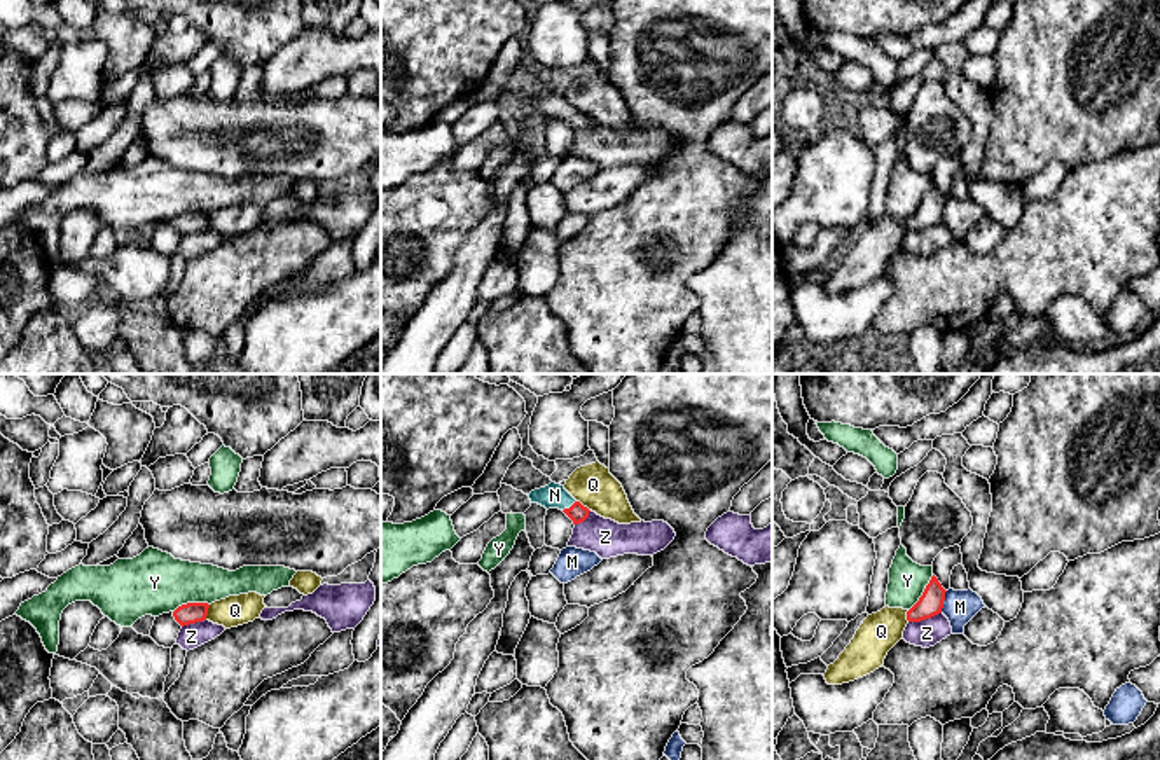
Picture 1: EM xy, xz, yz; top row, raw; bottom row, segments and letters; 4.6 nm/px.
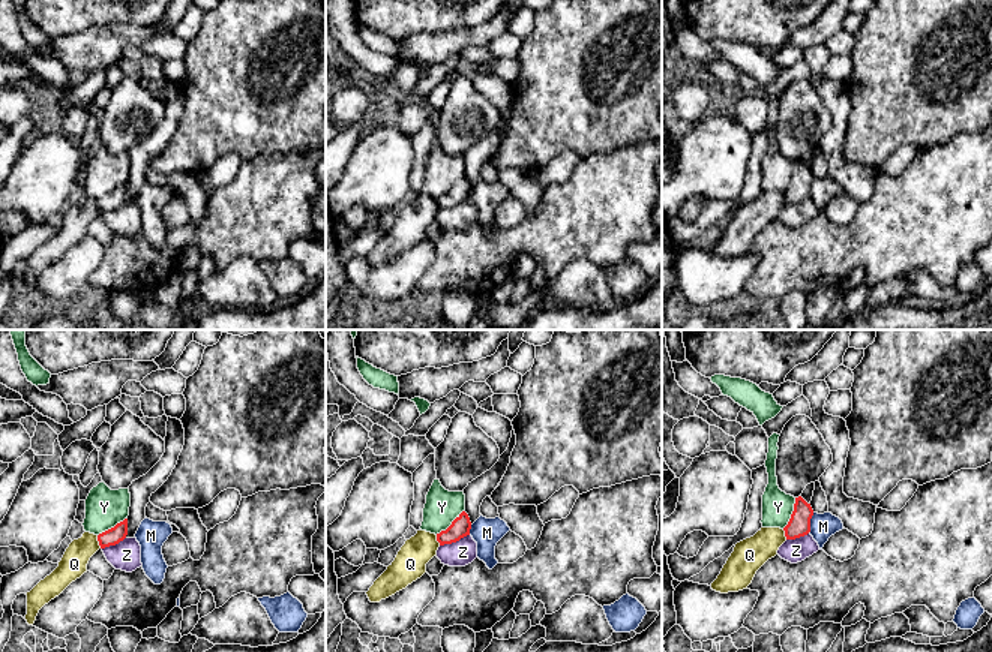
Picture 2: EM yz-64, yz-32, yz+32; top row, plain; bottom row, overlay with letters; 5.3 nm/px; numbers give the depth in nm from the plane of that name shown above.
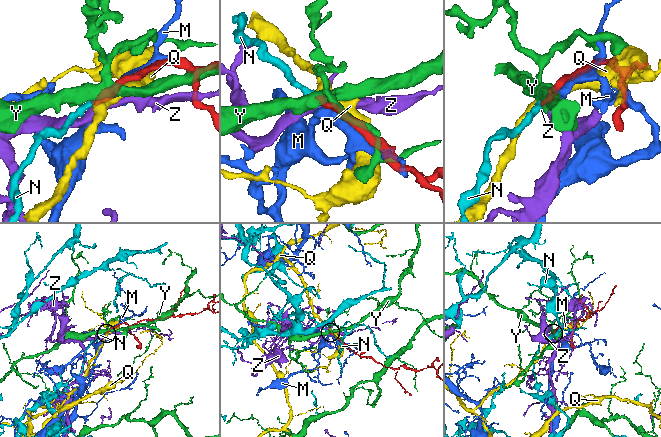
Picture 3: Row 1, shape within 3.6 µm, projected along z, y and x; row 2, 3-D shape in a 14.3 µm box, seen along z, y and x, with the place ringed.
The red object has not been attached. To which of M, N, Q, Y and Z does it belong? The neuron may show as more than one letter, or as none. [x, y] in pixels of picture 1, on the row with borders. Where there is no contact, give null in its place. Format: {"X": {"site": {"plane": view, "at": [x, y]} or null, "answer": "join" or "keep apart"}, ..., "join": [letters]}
{"M": {"site": {"plane": "yz", "at": [942, 601]}, "answer": "keep apart"}, "N": {"site": {"plane": "xz", "at": [570, 507]}, "answer": "join"}, "Q": {"site": {"plane": "xy", "at": [207, 612]}, "answer": "keep apart"}, "Y": {"site": {"plane": "xy", "at": [191, 603]}, "answer": "keep apart"}, "Z": {"site": {"plane": "yz", "at": [925, 619]}, "answer": "keep apart"}, "join": ["N"]}

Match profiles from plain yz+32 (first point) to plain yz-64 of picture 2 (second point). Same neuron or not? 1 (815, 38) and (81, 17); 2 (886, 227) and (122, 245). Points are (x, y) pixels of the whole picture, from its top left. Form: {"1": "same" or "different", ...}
{"1": "different", "2": "same"}

